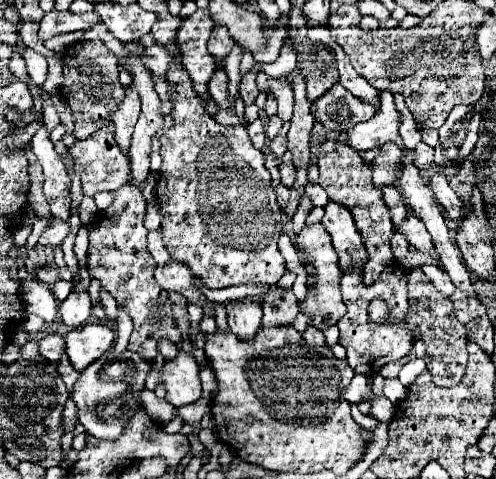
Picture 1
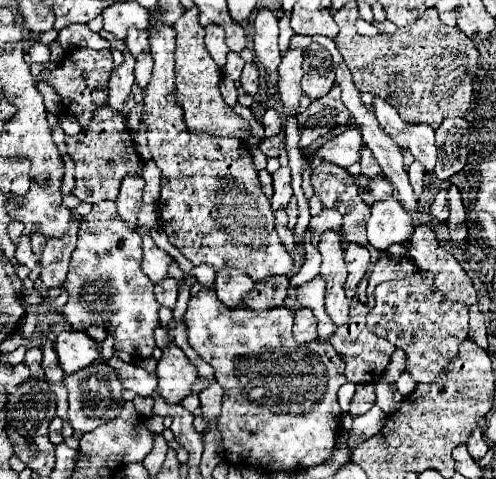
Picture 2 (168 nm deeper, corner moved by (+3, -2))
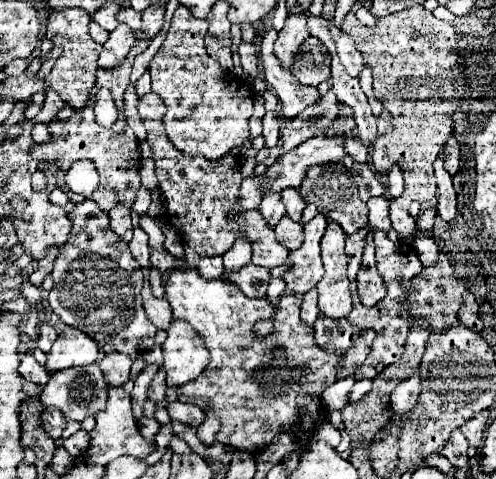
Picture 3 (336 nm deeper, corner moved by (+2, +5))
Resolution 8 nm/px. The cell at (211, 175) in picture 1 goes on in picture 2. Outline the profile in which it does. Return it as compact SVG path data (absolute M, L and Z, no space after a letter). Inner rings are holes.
M151 11L153 17L153 35L151 35L151 53L155 57L153 77L143 99L141 121L147 127L147 143L155 165L161 169L161 197L157 201L161 225L169 241L193 263L193 265L211 265L219 269L243 269L253 281L263 281L273 275L285 275L293 261L287 249L281 245L275 231L275 217L271 211L269 199L259 189L259 177L253 167L253 159L243 141L233 137L215 137L207 133L189 133L185 129L181 107L173 101L173 79L175 79L175 31L169 25L159 23L159 11Z

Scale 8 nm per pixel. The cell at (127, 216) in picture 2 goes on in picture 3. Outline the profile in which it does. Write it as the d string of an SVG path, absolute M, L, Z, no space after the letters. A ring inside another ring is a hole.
M118 204L114 206L108 216L110 216L110 226L114 228L114 232L118 232L118 236L124 240L124 242L130 242L130 236L132 236L132 224L130 224L130 208L126 204Z

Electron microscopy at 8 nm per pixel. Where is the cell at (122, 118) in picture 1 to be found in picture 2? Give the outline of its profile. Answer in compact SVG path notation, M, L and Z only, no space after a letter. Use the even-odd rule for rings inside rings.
M129 49L123 51L123 63L119 67L113 67L111 75L109 75L109 99L107 105L121 111L125 99L131 93L133 87L133 65L135 59L133 55L129 55Z

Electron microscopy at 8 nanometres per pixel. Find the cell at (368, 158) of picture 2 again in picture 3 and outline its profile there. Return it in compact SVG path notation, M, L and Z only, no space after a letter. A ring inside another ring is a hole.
M360 138L346 140L346 152L354 158L354 162L368 162L370 158L370 148Z

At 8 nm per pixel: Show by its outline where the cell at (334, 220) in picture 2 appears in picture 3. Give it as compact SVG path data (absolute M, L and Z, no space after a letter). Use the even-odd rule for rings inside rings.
M316 214L306 226L304 226L304 244L290 252L288 260L292 268L282 274L286 280L288 290L296 294L304 294L310 288L316 288L316 284L322 280L324 264L320 258L320 240L324 236L328 218L324 214Z

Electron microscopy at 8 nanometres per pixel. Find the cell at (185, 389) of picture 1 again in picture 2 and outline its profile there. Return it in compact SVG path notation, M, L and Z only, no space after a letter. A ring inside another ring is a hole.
M171 343L163 349L163 355L157 363L157 377L163 399L169 403L181 403L191 393L191 385L197 381L197 369L185 357L185 353Z

